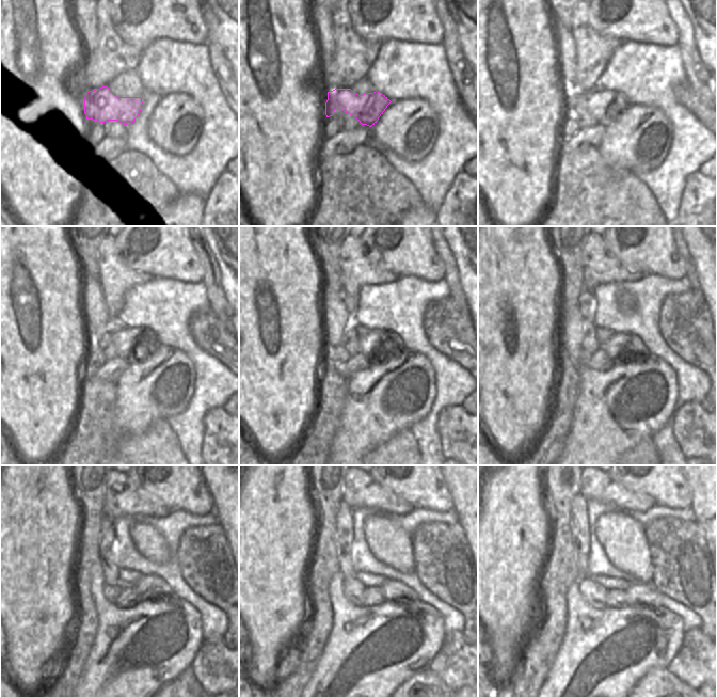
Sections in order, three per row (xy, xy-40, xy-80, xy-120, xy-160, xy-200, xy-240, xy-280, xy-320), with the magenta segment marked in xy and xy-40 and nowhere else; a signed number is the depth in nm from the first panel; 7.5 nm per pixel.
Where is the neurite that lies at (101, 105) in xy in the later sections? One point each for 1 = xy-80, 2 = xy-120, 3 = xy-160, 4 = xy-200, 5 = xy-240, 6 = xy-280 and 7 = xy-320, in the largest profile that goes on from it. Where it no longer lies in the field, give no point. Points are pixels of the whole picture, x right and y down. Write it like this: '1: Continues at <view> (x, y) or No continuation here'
1: Continues at xy-80 (605, 106)
2: Continues at xy-120 (131, 343)
3: Continues at xy-160 (382, 344)
4: Continues at xy-200 (621, 346)
5: Continues at xy-240 (148, 587)
6: Continues at xy-280 (392, 589)
7: Continues at xy-320 (638, 593).

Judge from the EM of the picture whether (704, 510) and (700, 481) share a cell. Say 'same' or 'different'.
same

